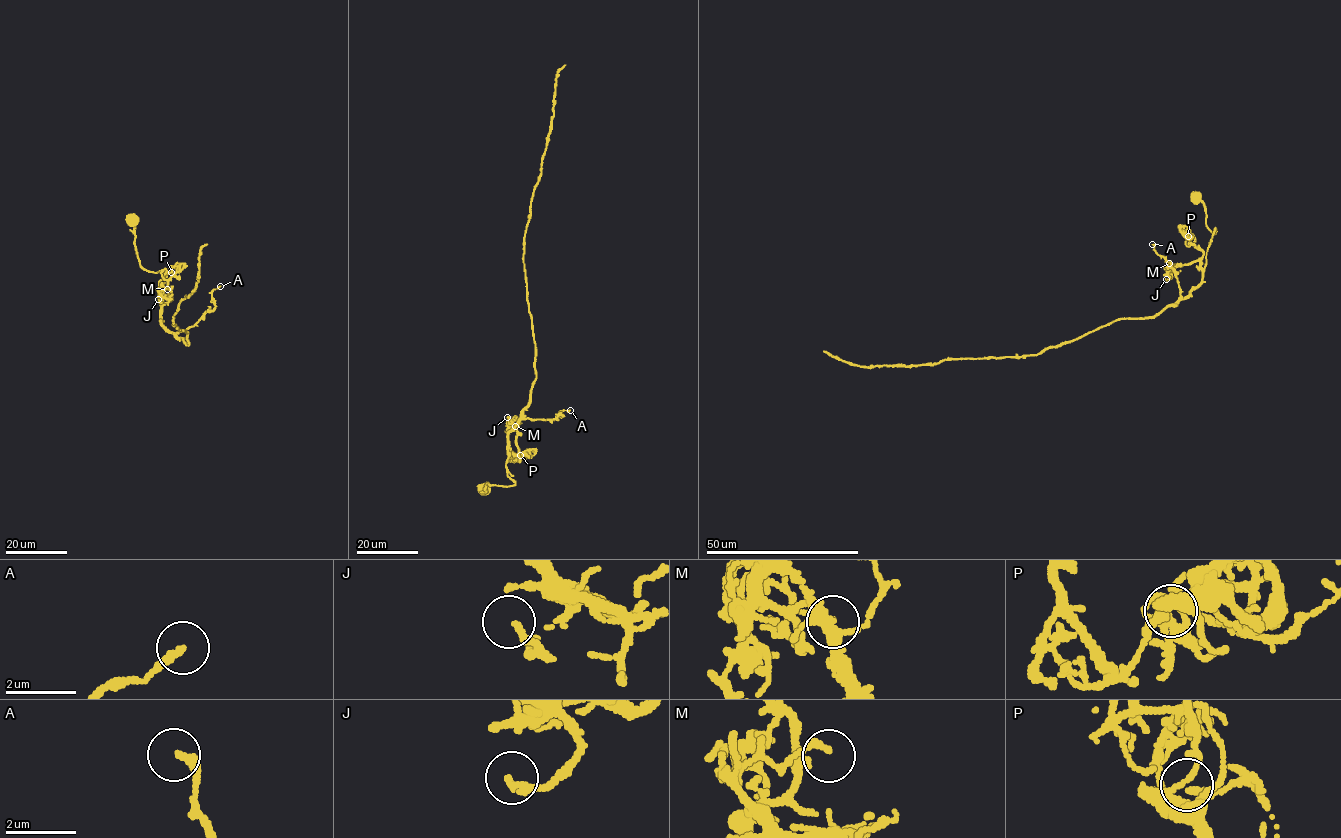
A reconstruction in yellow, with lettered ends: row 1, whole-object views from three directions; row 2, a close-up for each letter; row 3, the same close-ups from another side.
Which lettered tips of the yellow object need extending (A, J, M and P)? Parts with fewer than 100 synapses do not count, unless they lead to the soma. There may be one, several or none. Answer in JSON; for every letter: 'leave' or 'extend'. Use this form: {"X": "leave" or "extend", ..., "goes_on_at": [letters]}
{"A": "leave", "J": "leave", "M": "leave", "P": "leave", "goes_on_at": []}

